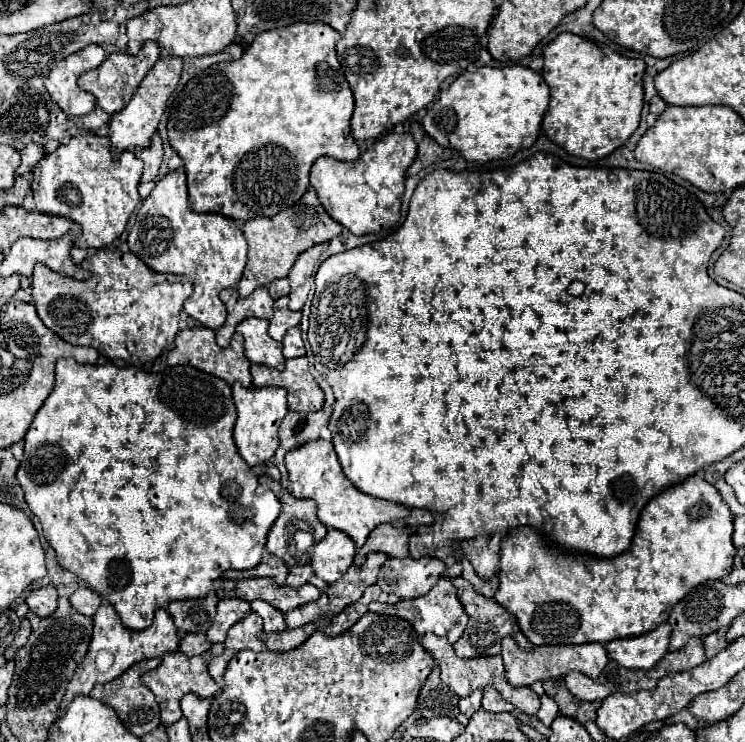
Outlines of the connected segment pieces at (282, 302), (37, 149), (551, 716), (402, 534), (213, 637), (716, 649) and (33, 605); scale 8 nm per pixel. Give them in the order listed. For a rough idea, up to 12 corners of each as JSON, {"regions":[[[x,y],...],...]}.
{"regions":[[[287,296],[275,302],[269,320],[269,336],[281,342],[291,326],[297,326],[301,312],[287,308]],[[29,144],[21,150],[21,166],[17,174],[23,176],[45,156],[39,144]],[[547,694],[541,696],[537,718],[551,726],[559,708]],[[379,524],[357,556],[385,552],[393,558],[409,556],[409,532]],[[237,598],[219,600],[209,642],[223,642],[227,630],[251,612],[251,604]],[[725,632],[703,638],[705,660],[713,658],[727,646]],[[55,586],[33,590],[25,602],[37,616],[57,608]]]}

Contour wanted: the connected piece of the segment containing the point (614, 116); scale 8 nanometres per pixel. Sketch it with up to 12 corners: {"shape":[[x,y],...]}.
{"shape":[[575,34],[543,48],[545,136],[599,160],[637,130],[645,62]]}

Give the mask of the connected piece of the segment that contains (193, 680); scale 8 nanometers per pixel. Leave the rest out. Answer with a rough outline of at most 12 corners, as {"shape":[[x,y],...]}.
{"shape":[[169,652],[141,682],[155,694],[165,726],[183,714],[185,694],[213,698],[221,686],[207,654]]}

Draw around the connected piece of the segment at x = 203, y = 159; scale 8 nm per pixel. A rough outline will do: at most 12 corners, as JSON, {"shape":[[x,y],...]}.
{"shape":[[327,24],[173,98],[191,210],[273,218],[357,160]]}

